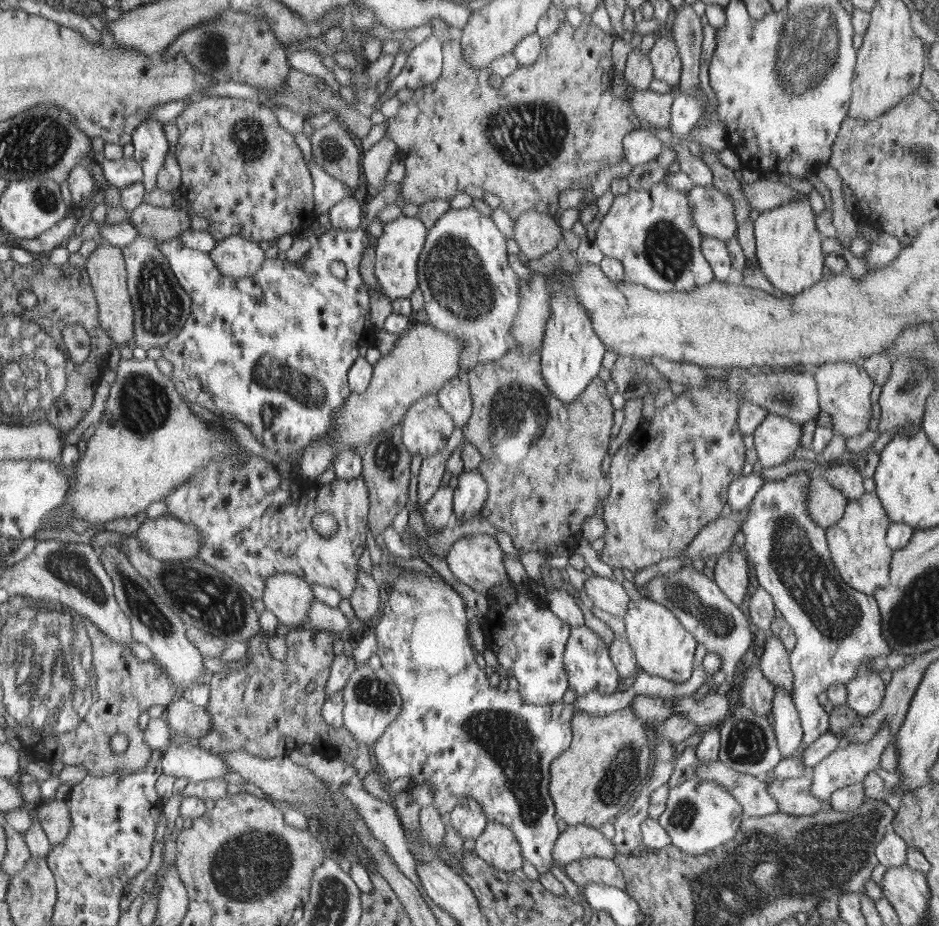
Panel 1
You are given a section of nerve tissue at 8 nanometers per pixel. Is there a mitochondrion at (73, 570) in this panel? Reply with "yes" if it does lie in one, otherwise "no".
yes

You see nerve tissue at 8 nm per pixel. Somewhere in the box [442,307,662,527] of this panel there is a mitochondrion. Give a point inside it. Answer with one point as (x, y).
(517, 411)

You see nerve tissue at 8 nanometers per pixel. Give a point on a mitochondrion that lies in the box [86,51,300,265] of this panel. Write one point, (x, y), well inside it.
(247, 135)

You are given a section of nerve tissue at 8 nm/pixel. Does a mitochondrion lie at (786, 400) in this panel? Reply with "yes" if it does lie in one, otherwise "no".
yes

